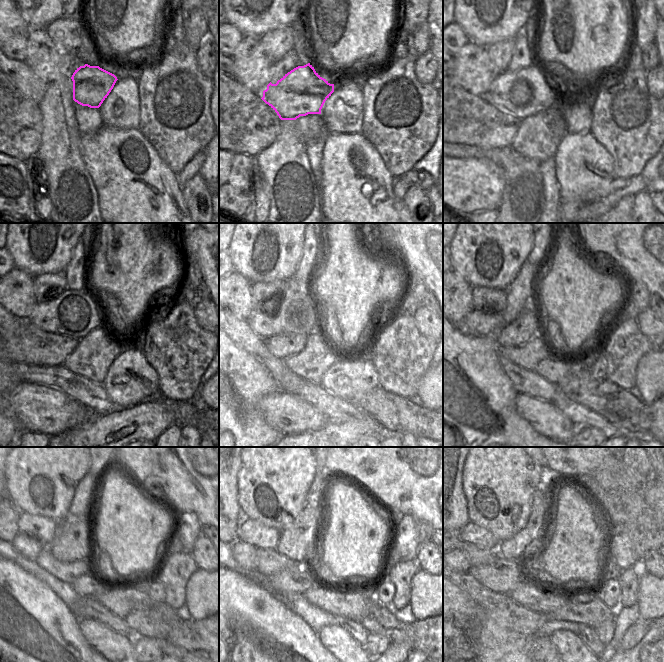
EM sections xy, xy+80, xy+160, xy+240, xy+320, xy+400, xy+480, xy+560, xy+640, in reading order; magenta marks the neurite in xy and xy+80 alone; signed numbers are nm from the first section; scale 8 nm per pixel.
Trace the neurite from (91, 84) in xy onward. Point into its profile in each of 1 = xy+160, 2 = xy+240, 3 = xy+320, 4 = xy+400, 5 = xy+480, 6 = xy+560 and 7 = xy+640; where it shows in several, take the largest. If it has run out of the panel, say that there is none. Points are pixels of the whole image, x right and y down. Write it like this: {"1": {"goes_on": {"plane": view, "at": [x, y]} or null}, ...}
{"1": {"goes_on": {"plane": "xy+160", "at": [525, 92]}}, "2": {"goes_on": {"plane": "xy+240", "at": [74, 313]}}, "3": {"goes_on": {"plane": "xy+320", "at": [297, 314]}}, "4": {"goes_on": {"plane": "xy+400", "at": [478, 322]}}, "5": {"goes_on": {"plane": "xy+480", "at": [28, 547]}}, "6": {"goes_on": {"plane": "xy+560", "at": [243, 553]}}, "7": {"goes_on": {"plane": "xy+640", "at": [463, 565]}}}

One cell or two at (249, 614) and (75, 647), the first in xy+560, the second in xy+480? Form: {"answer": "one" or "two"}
{"answer": "one"}

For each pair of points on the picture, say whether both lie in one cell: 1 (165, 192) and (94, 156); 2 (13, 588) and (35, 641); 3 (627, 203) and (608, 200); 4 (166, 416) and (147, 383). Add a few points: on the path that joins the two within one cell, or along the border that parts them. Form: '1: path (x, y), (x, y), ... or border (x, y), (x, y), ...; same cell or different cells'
1: path (147, 190), (141, 190), (112, 161); same cell
2: path (18, 601), (18, 624), (22, 628); same cell
3: border (632, 195), (626, 195), (614, 207); different cells
4: border (153, 398), (143, 400), (131, 407); different cells

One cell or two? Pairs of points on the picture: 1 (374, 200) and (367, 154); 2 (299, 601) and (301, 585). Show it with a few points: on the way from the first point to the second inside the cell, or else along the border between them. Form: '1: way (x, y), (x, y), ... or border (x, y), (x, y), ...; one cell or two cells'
1: way (367, 190), (367, 166); one cell
2: border (277, 590), (282, 593), (297, 592), (302, 594); two cells

